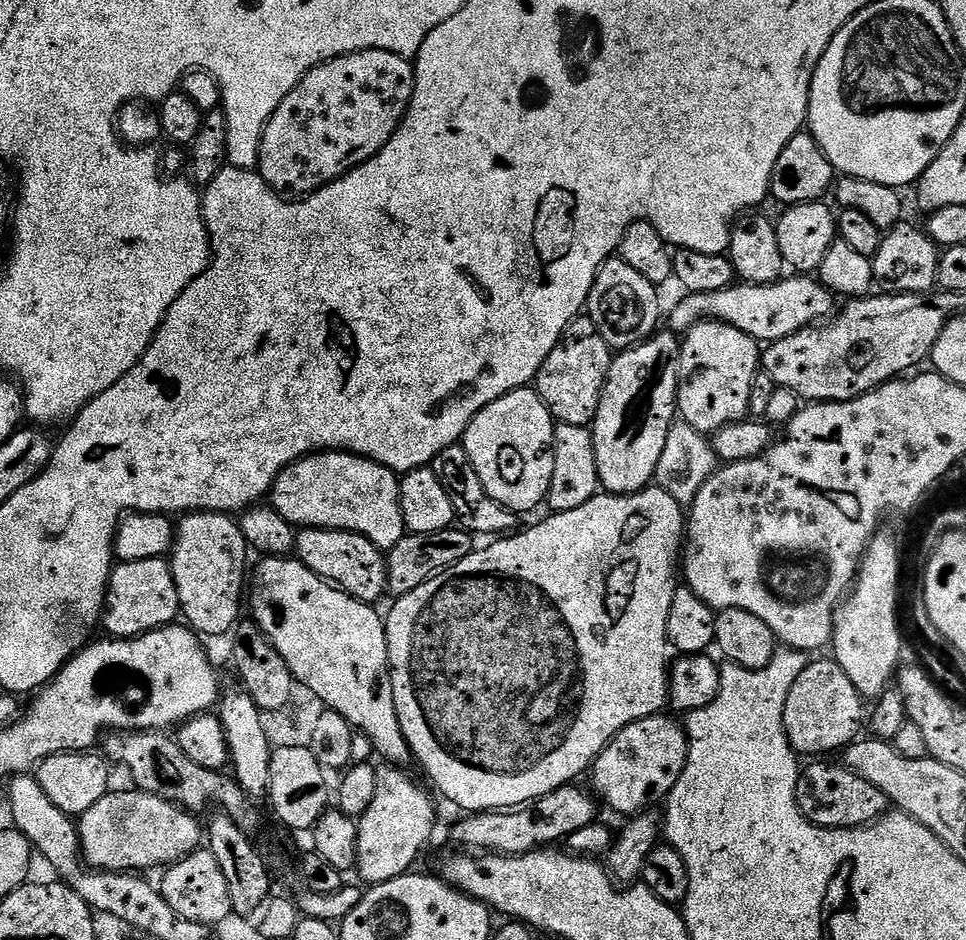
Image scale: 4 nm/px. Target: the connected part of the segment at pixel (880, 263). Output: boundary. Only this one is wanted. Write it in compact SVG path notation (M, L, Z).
M901 222L898 226L887 229L882 246L878 246L878 254L871 257L872 278L875 287L881 293L922 296L931 293L937 287L941 249L923 227L915 228L908 223Z

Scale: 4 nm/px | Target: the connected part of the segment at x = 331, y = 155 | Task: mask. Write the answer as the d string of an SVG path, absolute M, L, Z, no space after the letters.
M377 48L339 56L310 70L302 82L286 94L264 127L258 165L260 176L285 198L311 196L319 188L334 183L352 168L377 156L382 146L390 142L404 120L415 85L416 69L409 57Z

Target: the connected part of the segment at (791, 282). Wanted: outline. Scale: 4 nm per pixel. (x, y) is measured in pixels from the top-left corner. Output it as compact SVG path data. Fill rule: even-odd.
M792 274L777 280L775 284L736 282L732 287L723 288L717 292L689 292L681 297L681 300L672 308L672 324L670 324L671 331L677 334L686 334L695 324L701 324L703 320L720 320L723 324L742 330L747 336L753 336L757 342L771 342L786 338L795 332L801 332L803 328L811 328L817 322L833 315L833 293L829 292L819 279L808 274Z

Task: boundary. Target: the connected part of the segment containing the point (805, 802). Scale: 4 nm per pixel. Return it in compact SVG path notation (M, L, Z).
M812 762L801 771L796 780L796 801L802 814L819 828L862 828L876 823L889 811L890 802L878 786L866 782L856 772L828 762Z

